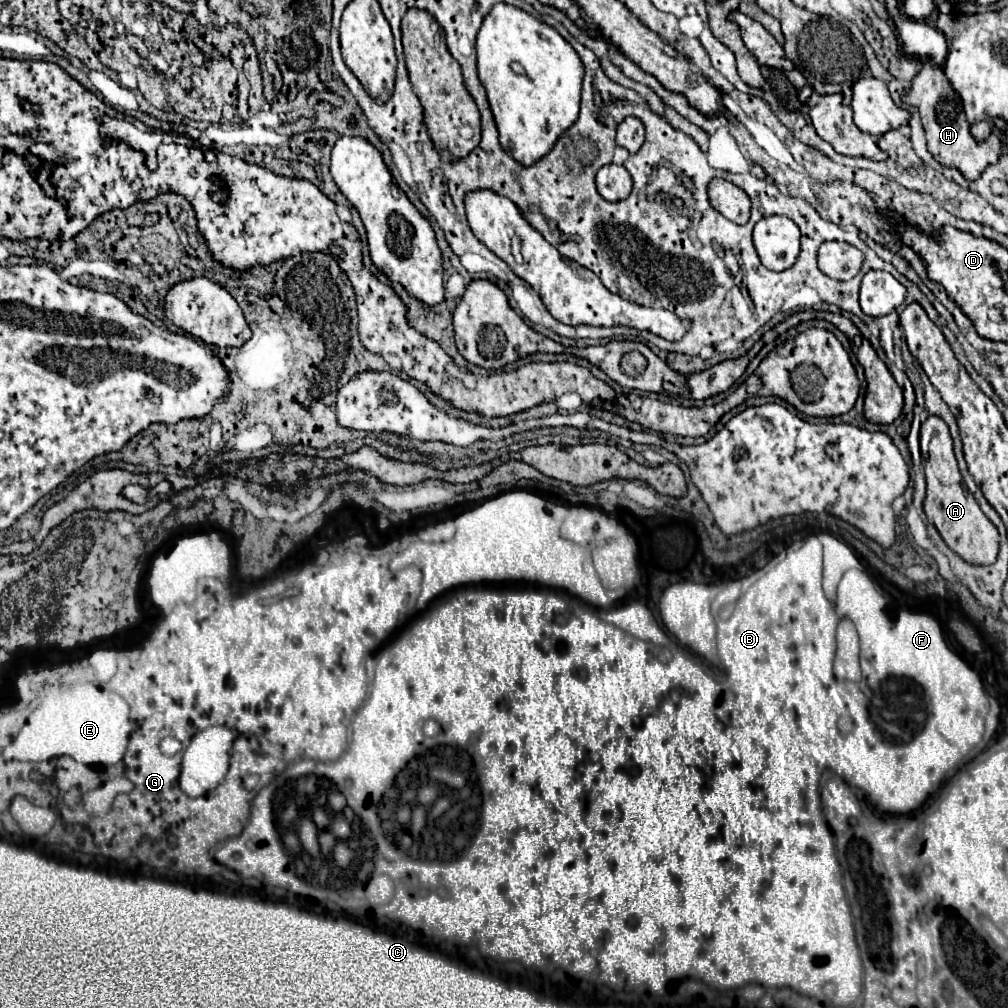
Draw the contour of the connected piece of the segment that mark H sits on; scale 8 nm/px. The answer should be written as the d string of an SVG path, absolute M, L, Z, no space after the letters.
M930 60L924 62L922 70L914 76L912 88L904 92L902 102L906 106L916 106L922 116L922 124L928 138L928 150L936 160L942 164L958 168L968 180L976 180L988 164L996 164L1000 156L1000 138L996 134L990 134L986 140L976 142L970 134L970 124L964 114L964 106L960 96L954 92L954 88L948 84L948 78L944 76L944 70Z

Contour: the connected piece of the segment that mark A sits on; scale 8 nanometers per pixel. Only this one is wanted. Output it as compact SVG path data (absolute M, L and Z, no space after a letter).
M930 416L920 428L920 450L926 466L926 500L924 500L924 512L928 516L928 522L936 526L944 542L968 564L992 564L996 562L998 554L998 530L996 526L984 516L980 506L976 504L974 496L964 486L962 474L958 468L958 462L954 458L952 450L952 438L950 430L944 420L938 416Z

